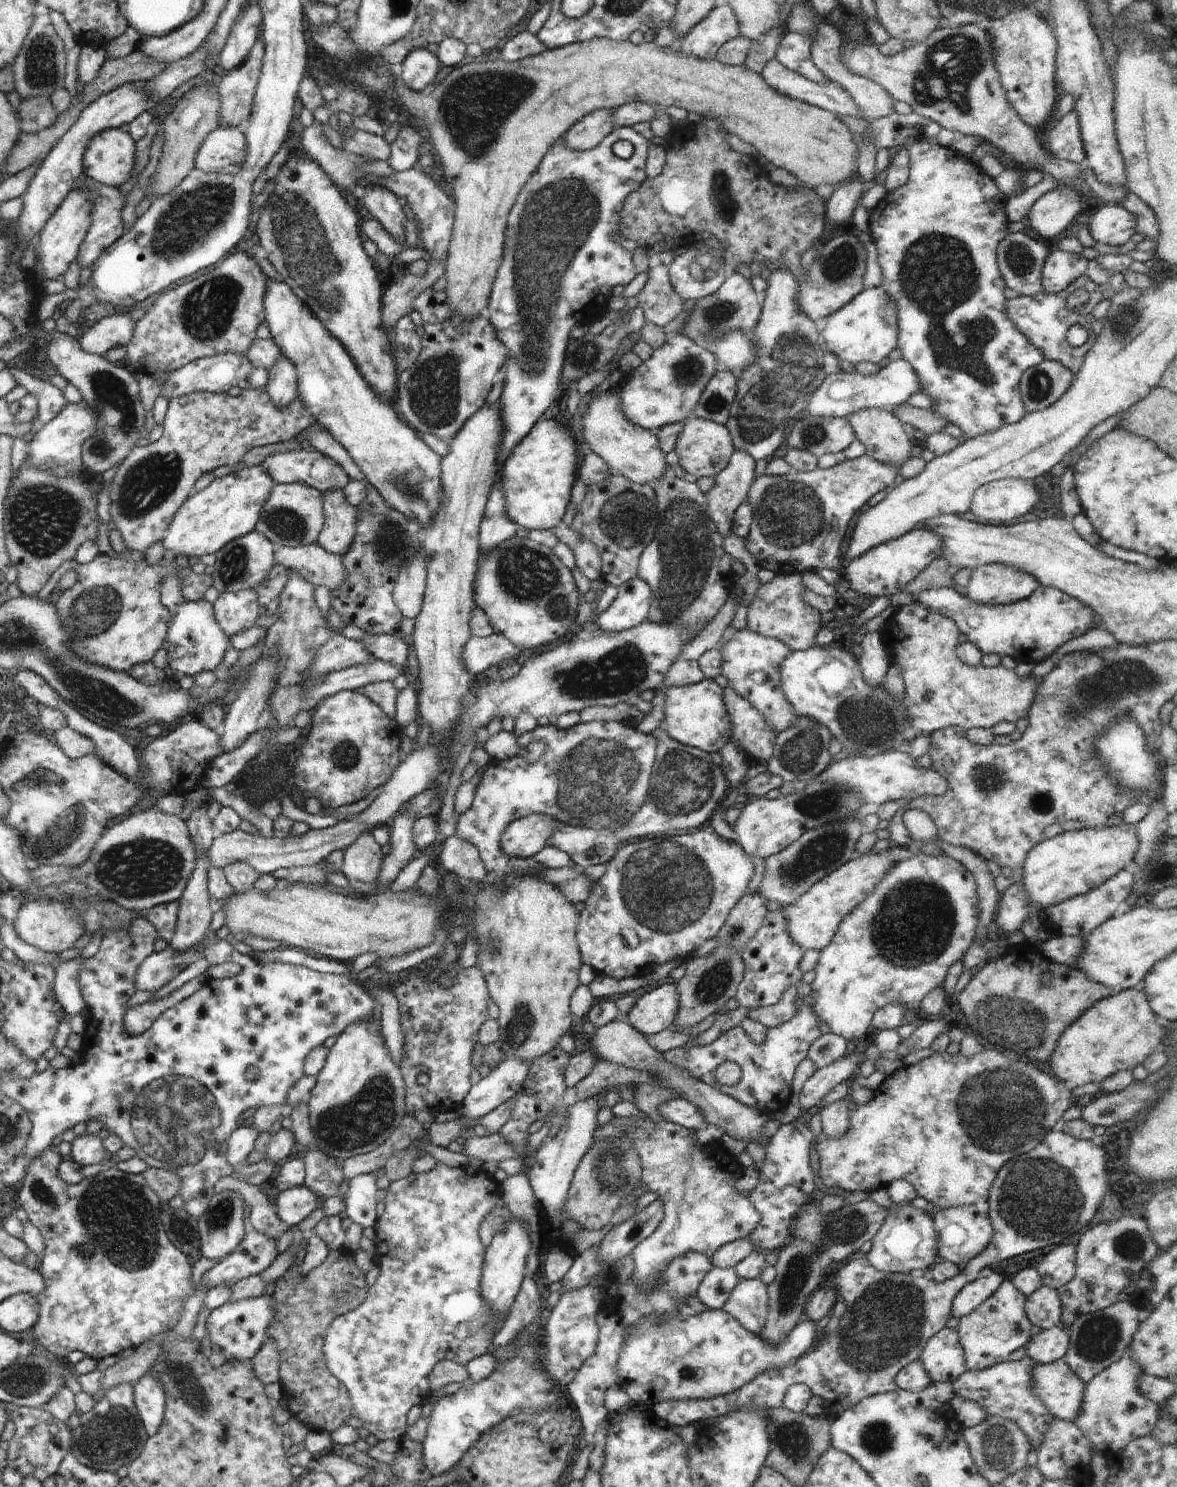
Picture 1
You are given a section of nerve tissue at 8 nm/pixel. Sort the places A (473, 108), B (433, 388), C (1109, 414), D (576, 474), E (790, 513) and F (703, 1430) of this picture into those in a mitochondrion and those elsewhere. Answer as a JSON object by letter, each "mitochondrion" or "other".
{"A":"mitochondrion","B":"mitochondrion","C":"other","D":"other","E":"mitochondrion","F":"other"}

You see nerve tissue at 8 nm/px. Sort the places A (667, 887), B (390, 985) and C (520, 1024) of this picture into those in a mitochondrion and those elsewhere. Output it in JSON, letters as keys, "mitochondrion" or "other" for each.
{"A":"mitochondrion","B":"other","C":"mitochondrion"}

